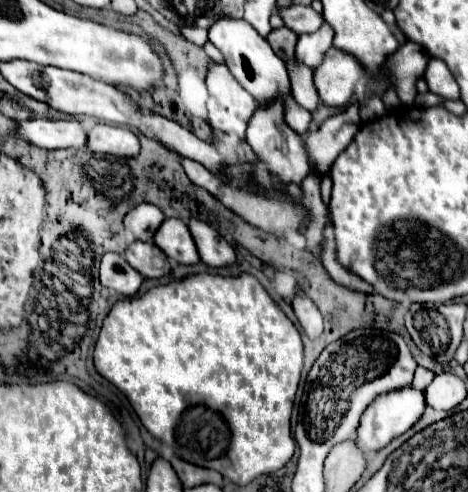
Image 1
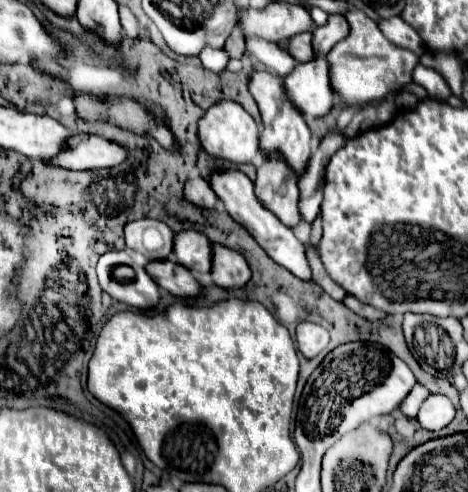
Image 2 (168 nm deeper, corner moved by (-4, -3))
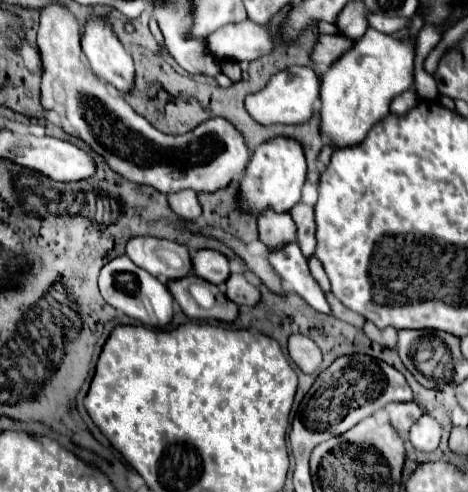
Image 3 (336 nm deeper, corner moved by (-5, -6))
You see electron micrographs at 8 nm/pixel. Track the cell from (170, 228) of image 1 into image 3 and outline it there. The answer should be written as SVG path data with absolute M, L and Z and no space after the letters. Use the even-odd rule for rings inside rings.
M200 249L194 255L194 273L214 285L222 285L230 277L228 257L212 249Z

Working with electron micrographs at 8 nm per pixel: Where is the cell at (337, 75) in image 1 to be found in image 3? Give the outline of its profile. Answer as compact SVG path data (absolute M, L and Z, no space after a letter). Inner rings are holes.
M290 67L286 71L276 73L262 91L248 95L244 103L250 117L264 127L276 123L300 125L312 117L312 103L318 99L318 93L320 93L320 81L310 67Z

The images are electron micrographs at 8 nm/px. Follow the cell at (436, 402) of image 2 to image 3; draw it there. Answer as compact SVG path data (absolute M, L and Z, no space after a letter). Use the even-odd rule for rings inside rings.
M424 415L412 425L412 429L408 433L408 441L414 445L414 449L430 453L438 447L440 435L442 435L442 427L438 423L434 423L434 419L430 415Z

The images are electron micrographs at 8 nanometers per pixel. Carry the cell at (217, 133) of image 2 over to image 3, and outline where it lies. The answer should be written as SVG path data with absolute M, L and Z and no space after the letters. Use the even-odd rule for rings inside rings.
M50 5L40 11L40 29L38 29L38 51L42 57L42 95L40 103L46 111L54 111L60 117L60 127L64 133L82 139L94 153L102 155L108 167L118 173L120 177L138 183L150 185L156 191L170 195L182 189L194 189L196 193L214 193L224 189L234 177L238 179L250 161L250 151L238 133L238 129L228 123L226 119L214 117L206 123L198 125L194 131L184 135L166 135L154 129L142 115L138 115L120 95L108 93L104 81L100 81L88 67L82 63L82 49L80 49L80 33L78 21L74 15L62 5Z

